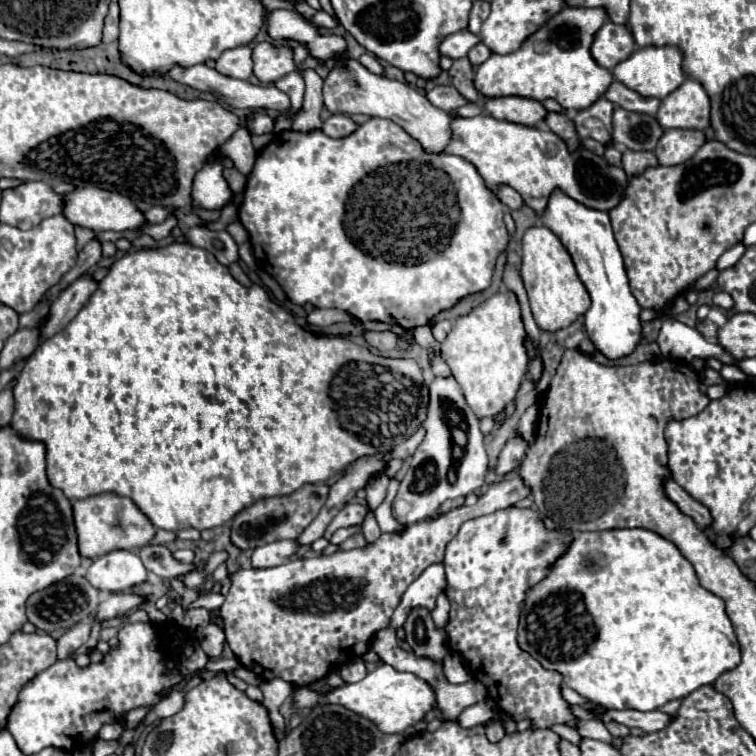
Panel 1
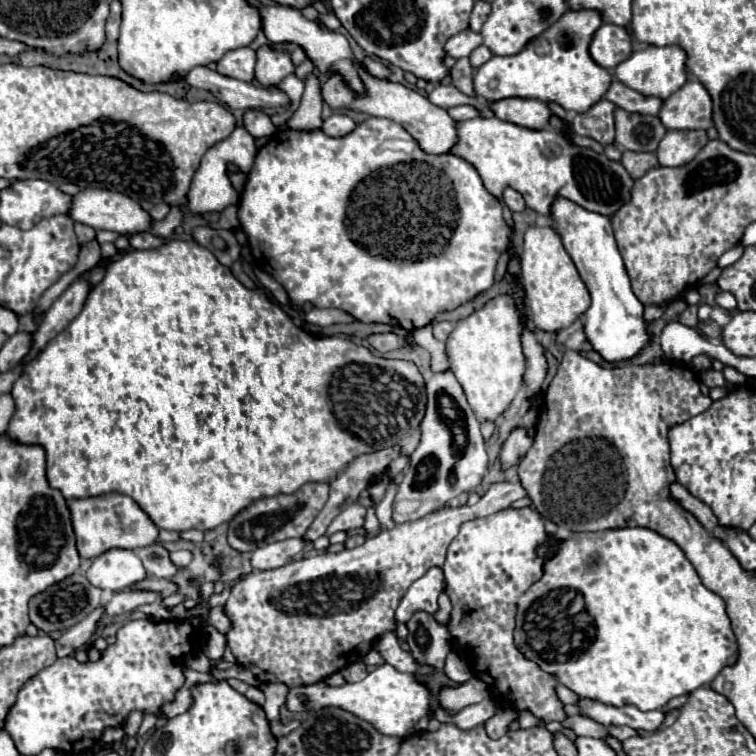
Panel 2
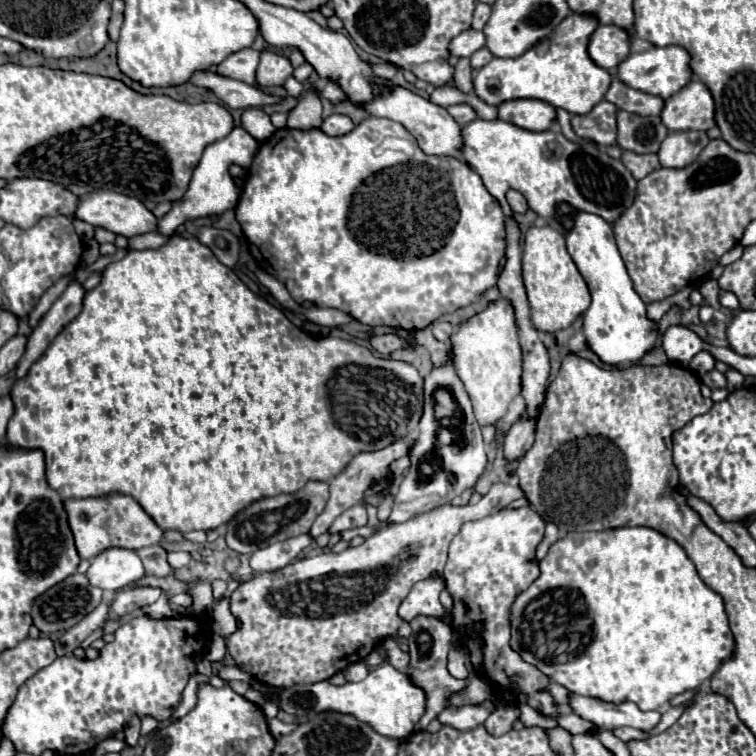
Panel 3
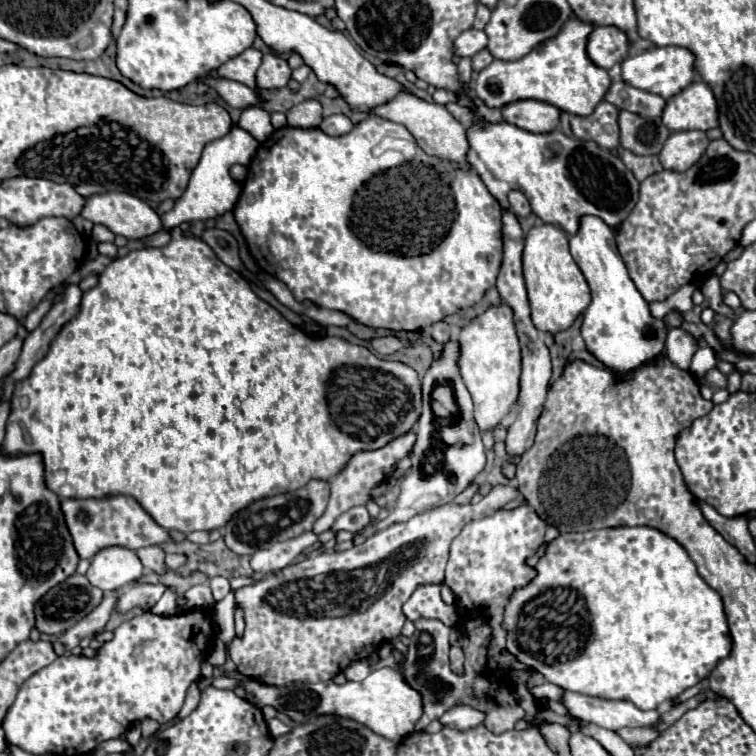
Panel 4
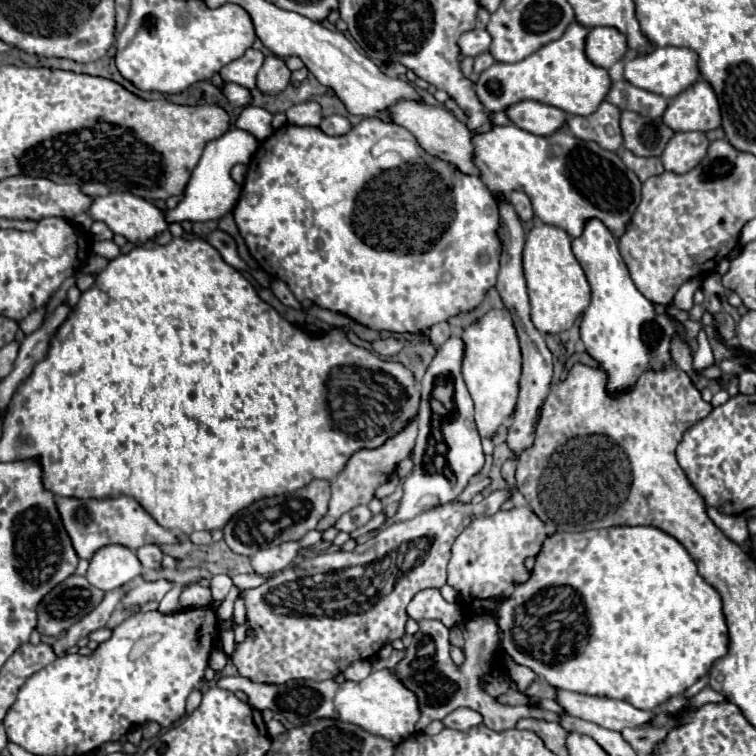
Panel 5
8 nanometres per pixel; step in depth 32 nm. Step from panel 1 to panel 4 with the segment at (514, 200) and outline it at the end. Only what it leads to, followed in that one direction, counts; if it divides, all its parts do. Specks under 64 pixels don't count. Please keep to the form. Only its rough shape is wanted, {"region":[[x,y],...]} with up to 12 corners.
{"region":[[512,190],[508,202],[514,214],[530,214],[528,198]]}

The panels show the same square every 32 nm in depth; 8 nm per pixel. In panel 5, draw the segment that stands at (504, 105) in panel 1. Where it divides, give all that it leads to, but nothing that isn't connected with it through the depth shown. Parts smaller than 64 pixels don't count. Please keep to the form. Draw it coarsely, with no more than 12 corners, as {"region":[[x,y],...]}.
{"region":[[522,100],[504,112],[512,124],[538,136],[554,134],[564,110]]}

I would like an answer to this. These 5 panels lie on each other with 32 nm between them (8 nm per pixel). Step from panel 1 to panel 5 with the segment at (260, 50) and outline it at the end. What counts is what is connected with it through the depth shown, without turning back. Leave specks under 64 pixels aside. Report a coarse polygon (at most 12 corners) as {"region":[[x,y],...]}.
{"region":[[264,58],[256,76],[258,90],[278,94],[290,84],[286,62]]}

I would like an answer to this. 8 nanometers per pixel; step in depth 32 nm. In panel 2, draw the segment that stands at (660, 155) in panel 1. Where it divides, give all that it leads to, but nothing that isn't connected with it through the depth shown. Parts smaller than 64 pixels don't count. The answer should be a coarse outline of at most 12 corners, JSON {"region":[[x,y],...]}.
{"region":[[704,130],[666,132],[660,166],[690,162],[706,142]]}

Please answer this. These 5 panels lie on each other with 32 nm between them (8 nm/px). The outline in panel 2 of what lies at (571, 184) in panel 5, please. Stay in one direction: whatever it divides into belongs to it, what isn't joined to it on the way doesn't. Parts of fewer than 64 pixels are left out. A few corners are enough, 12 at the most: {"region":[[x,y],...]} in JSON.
{"region":[[456,122],[452,154],[503,204],[542,216],[554,196],[612,216],[630,200],[620,162],[554,128]]}

